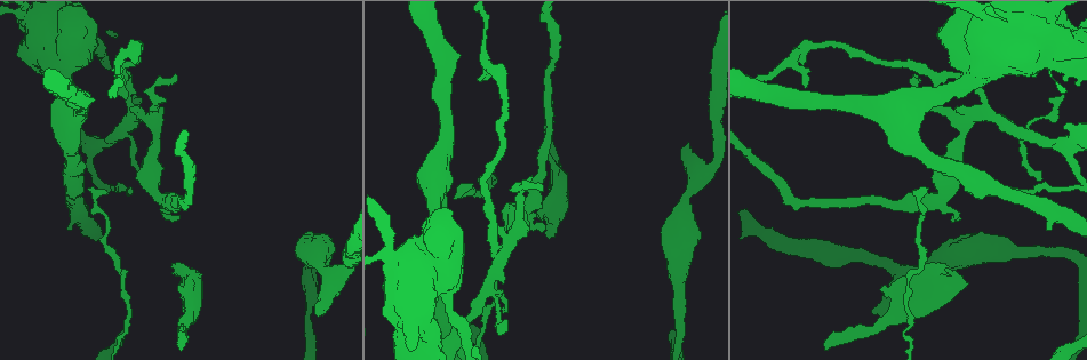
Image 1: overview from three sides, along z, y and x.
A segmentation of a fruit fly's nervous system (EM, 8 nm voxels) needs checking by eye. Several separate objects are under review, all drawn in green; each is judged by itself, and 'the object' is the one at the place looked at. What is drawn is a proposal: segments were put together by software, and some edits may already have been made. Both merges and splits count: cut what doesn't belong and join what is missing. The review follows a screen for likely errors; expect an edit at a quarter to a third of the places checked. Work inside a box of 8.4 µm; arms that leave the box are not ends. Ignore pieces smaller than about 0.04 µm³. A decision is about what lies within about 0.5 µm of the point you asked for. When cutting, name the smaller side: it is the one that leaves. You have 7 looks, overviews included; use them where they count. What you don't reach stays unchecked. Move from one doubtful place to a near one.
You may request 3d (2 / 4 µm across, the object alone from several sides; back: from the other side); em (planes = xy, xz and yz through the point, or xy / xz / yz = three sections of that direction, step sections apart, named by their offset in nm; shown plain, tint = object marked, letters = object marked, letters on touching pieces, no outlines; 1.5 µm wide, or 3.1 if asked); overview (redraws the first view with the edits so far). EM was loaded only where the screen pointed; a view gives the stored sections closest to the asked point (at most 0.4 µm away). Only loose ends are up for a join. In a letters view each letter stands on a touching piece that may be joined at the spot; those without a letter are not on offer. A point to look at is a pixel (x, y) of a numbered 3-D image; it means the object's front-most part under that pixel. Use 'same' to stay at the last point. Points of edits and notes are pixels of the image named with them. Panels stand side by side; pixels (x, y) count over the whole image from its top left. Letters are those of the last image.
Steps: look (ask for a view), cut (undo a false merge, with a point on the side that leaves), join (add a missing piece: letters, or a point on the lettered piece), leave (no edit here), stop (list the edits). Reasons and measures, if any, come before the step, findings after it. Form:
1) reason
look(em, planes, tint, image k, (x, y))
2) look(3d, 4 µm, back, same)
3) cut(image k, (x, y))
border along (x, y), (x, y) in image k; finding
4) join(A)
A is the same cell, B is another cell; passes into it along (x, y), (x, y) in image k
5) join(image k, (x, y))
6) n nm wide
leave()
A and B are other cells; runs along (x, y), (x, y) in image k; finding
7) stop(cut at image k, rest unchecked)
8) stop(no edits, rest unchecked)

end of a long branch
look(3d, 2 µm, image 1, (131, 189))

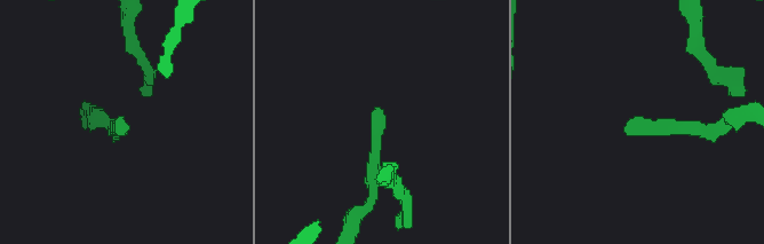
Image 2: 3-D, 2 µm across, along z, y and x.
look(em, planes, letters, image 2, (375, 111))

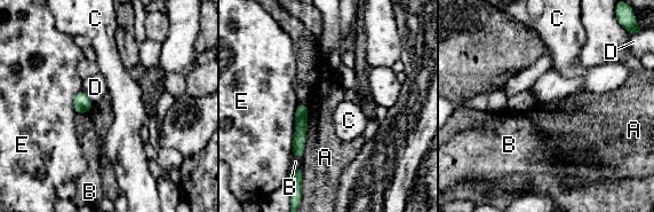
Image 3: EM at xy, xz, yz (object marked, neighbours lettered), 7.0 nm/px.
E touches over 360 nm
leave()
A, B, C, D and E are other cells; border along (298, 103), (295, 110), (292, 154) in image 3; none of them fits

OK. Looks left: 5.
look(em, xy, step 4, tint, image 1, (965, 284))

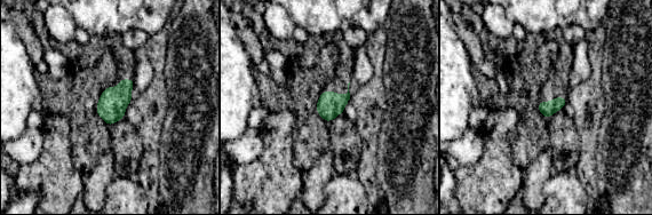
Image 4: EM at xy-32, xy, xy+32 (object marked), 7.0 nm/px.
cut it another way
look(em, planes, letters, same)

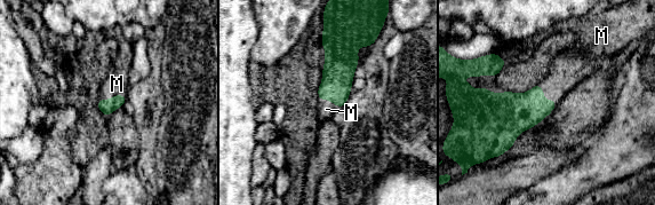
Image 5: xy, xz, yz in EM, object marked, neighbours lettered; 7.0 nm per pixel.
M touches over 190 nm
join(M)
M is the same cell; passes into it along (512, 113), (543, 97), (567, 71) in image 5; the cell continues

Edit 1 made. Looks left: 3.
redraw
look(overview)

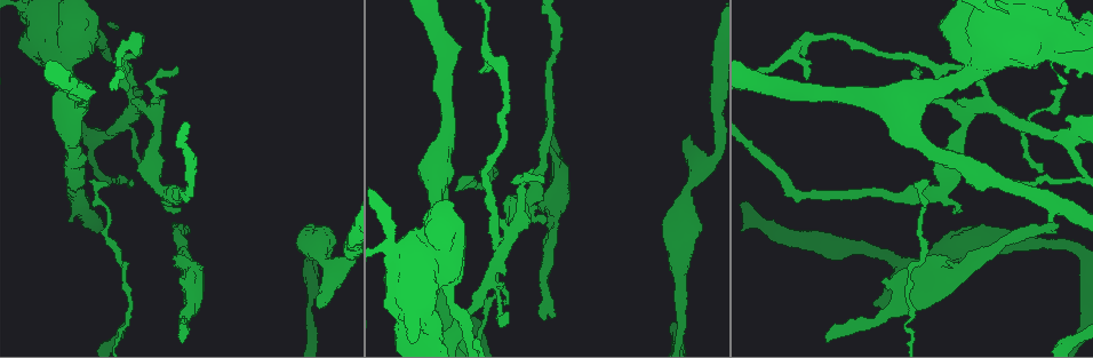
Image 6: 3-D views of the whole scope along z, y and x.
thick end
look(em, planes, letters, image 6, (689, 137))

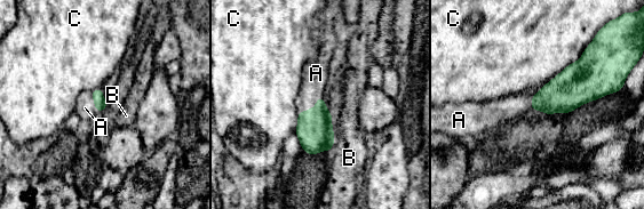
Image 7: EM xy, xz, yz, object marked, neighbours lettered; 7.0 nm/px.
join(A)
A is the same cell, B and C are other cells; passes into it along (315, 131), (312, 107), (316, 73) in image 7; it goes on there

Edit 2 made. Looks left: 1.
stop(join at image 5, join at image 7, rest unchecked)

